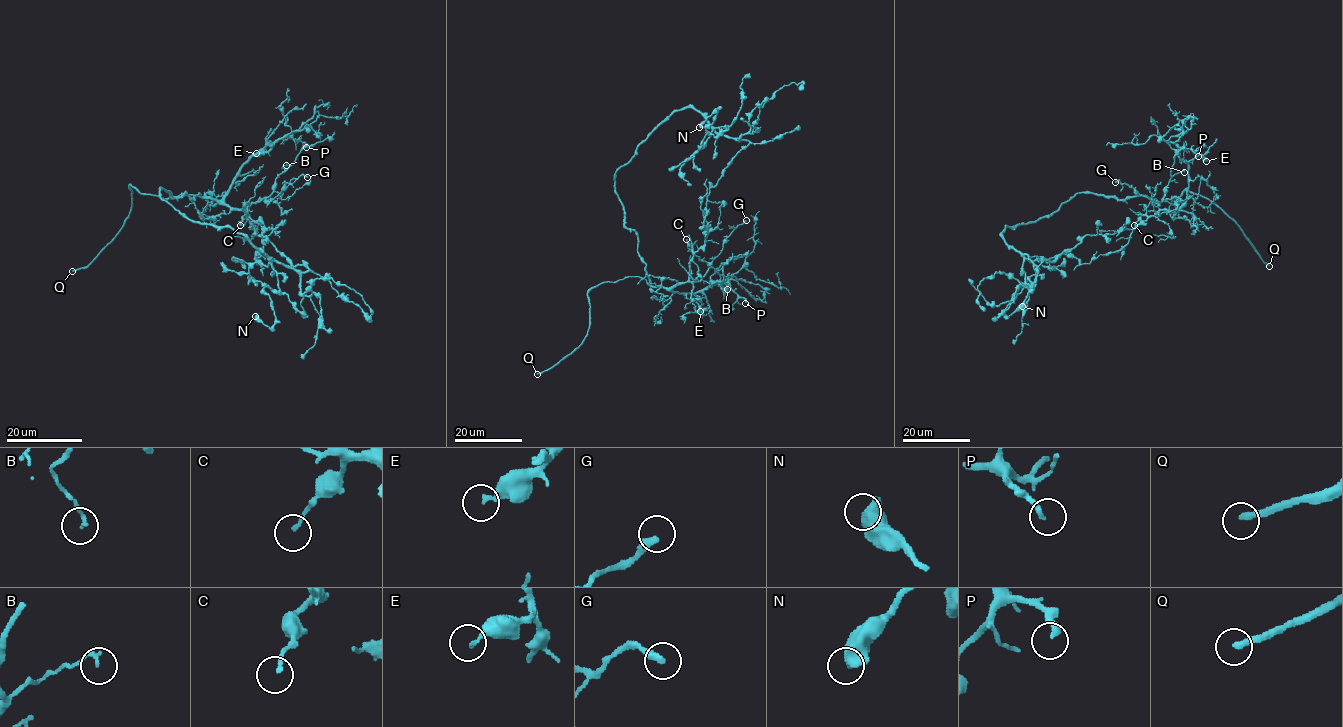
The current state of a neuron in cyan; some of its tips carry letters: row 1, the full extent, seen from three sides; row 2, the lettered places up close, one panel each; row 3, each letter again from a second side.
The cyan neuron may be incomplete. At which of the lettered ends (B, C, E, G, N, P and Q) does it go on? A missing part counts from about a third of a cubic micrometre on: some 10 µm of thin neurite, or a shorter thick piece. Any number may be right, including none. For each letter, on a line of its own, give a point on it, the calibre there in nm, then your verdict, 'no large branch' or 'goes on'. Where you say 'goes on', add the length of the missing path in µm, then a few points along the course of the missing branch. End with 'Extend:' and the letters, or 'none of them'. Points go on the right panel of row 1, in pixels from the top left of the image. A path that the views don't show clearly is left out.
B: (1184, 172) | 160 nm | no large branch
C: (1134, 225) | 150 nm | no large branch
E: (1206, 161) | 180 nm | no large branch
G: (1115, 182) | 320 nm | no large branch
N: (1022, 306) | 400 nm | no large branch
P: (1198, 156) | 220 nm | goes on | 15 µm | (1198, 156), (1199, 174), (1194, 189)
Q: (1269, 266) | 260 nm | goes on | 25 µm
Extend: P, Q

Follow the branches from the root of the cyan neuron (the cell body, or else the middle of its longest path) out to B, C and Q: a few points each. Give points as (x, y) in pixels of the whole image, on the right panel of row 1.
B: (1139, 224), (1160, 210), (1176, 210), (1176, 205), (1163, 201), (1162, 197), (1169, 180), (1184, 172)
C: (1139, 224), (1147, 218), (1144, 215), (1134, 225)
Q: (1139, 224), (1160, 210), (1177, 211), (1182, 203), (1171, 197), (1175, 201), (1188, 190), (1215, 202), (1269, 266)

